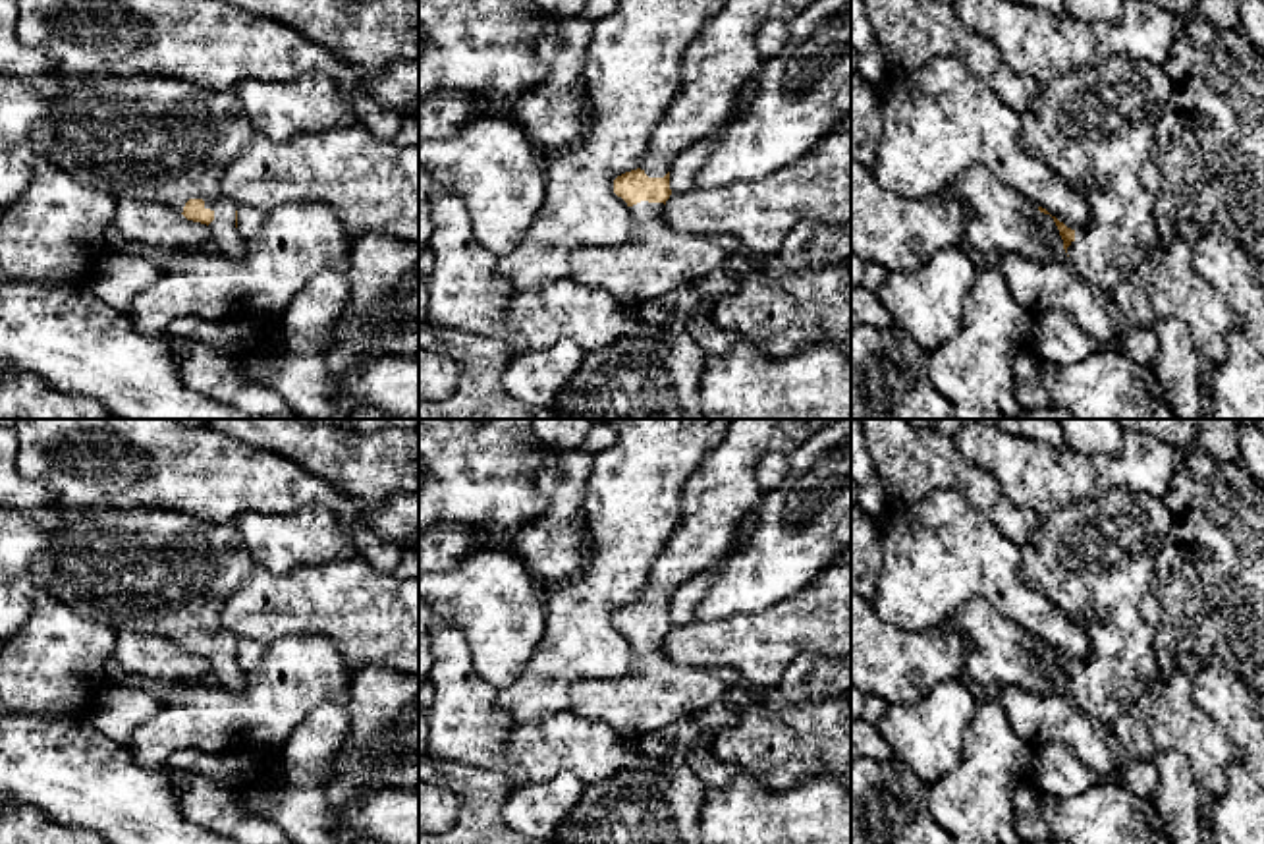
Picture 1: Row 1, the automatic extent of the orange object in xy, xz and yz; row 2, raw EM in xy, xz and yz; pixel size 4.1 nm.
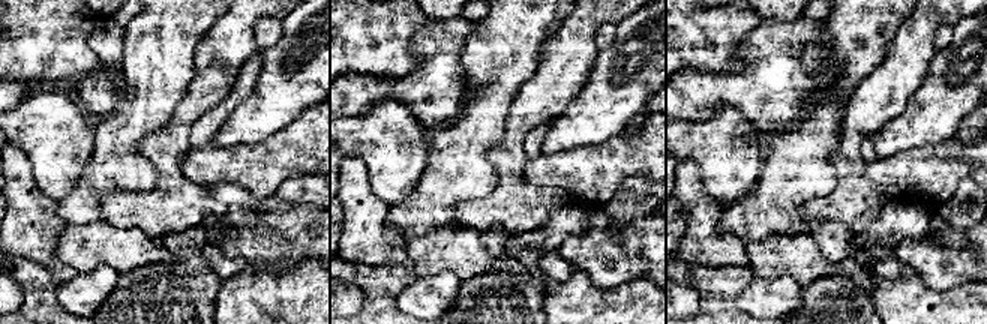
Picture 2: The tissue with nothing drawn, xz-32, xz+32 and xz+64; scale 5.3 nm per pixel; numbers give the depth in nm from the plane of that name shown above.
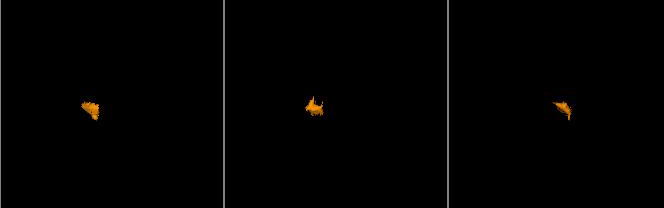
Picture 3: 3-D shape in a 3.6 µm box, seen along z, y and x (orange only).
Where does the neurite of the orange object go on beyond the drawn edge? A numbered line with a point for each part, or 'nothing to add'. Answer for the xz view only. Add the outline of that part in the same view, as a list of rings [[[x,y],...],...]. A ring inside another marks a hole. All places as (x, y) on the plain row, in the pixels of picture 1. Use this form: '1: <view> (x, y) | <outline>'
1: xz (714, 501) | [[[731,419],[724,442],[710,450],[681,491],[681,518],[648,570],[641,603],[664,610],[691,577],[718,566],[741,521],[758,506],[756,465],[764,454],[789,456],[838,419]]]
2: xz (657, 692) | [[[664,635],[627,639],[631,670],[614,680],[581,680],[569,688],[569,713],[604,720],[619,734],[652,732],[693,717],[722,695],[708,668],[675,664],[664,651]]]

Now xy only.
1: xy (149, 570) | [[[54,502],[42,508],[0,510],[0,579],[27,576],[35,587],[42,587],[50,579],[54,595],[64,605],[116,633],[158,633],[181,647],[189,632],[203,632],[205,641],[214,645],[214,653],[208,657],[212,672],[218,684],[234,693],[247,688],[249,674],[237,666],[237,637],[220,626],[220,612],[226,601],[247,581],[253,566],[255,560],[234,521],[210,523],[156,506],[116,510],[100,506],[66,508]]]

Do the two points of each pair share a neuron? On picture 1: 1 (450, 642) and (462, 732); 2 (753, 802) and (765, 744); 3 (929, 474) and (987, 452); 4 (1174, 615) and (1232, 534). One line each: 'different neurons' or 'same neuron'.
1: same neuron
2: different neurons
3: different neurons
4: same neuron

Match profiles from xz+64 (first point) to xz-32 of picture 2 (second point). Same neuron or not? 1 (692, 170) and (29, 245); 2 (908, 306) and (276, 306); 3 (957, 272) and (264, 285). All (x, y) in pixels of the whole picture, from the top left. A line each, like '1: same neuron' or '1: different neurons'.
1: same neuron
2: same neuron
3: different neurons

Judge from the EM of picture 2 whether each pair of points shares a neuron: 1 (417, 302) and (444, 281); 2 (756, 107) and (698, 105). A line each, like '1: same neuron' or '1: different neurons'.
1: same neuron
2: same neuron

